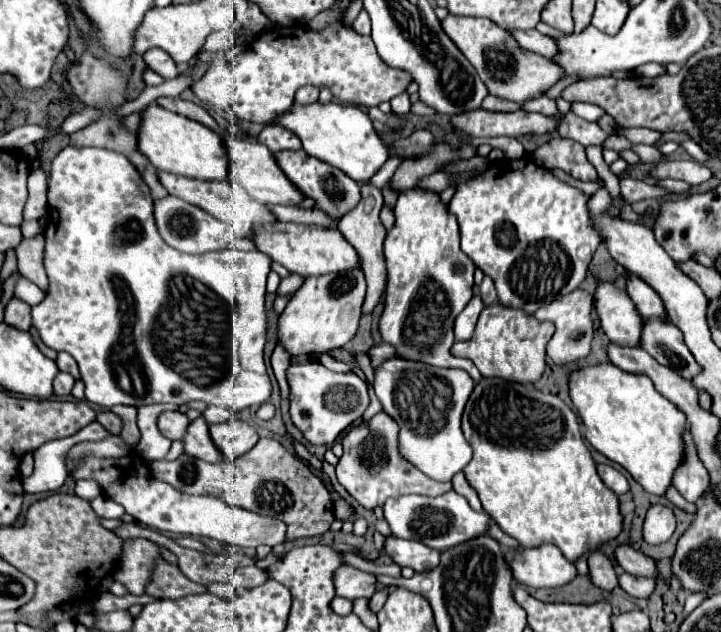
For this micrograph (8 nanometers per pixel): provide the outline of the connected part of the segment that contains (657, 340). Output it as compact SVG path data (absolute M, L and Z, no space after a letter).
M643 320L641 348L649 352L659 364L669 366L687 380L701 372L701 366L695 362L693 354L685 348L681 332L669 320Z

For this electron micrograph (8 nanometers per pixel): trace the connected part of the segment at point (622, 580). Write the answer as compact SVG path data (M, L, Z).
M617 568L617 576L619 576L619 586L635 598L649 598L649 594L655 588L655 582L651 578L645 576L633 576L627 572L621 572L621 568Z

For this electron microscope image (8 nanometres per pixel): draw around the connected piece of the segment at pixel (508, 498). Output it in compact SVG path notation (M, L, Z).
M481 378L469 400L467 400L467 406L465 406L465 412L463 412L463 434L467 438L467 442L473 446L473 460L463 468L463 474L465 474L465 480L469 482L471 488L475 488L481 504L483 504L483 510L487 514L491 514L491 518L497 522L497 526L513 536L519 544L523 546L539 546L543 542L551 542L555 544L563 556L571 562L575 562L581 554L587 552L587 542L591 542L595 548L605 542L605 540L613 540L619 532L621 532L621 526L623 526L623 516L619 514L619 502L617 502L617 496L603 484L603 480L599 478L597 474L597 466L591 458L591 452L589 448L585 446L583 442L583 436L581 436L581 426L579 426L579 420L577 420L577 414L561 400L557 398L555 394L549 394L549 392L541 392L533 386L527 386L527 384L519 384L519 382L509 382L509 380L503 380L503 378Z

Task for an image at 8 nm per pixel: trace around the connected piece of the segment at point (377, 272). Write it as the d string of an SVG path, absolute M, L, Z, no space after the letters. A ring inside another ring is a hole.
M369 182L361 184L361 202L355 210L351 210L349 214L343 216L343 220L339 222L339 232L345 236L345 240L357 250L359 260L361 260L361 270L365 272L367 278L367 296L365 296L365 304L363 304L363 314L371 314L373 308L377 306L377 302L383 296L385 284L387 284L387 268L385 268L385 258L383 258L383 240L385 240L385 226L379 220L379 210L383 206L383 196L381 190Z

